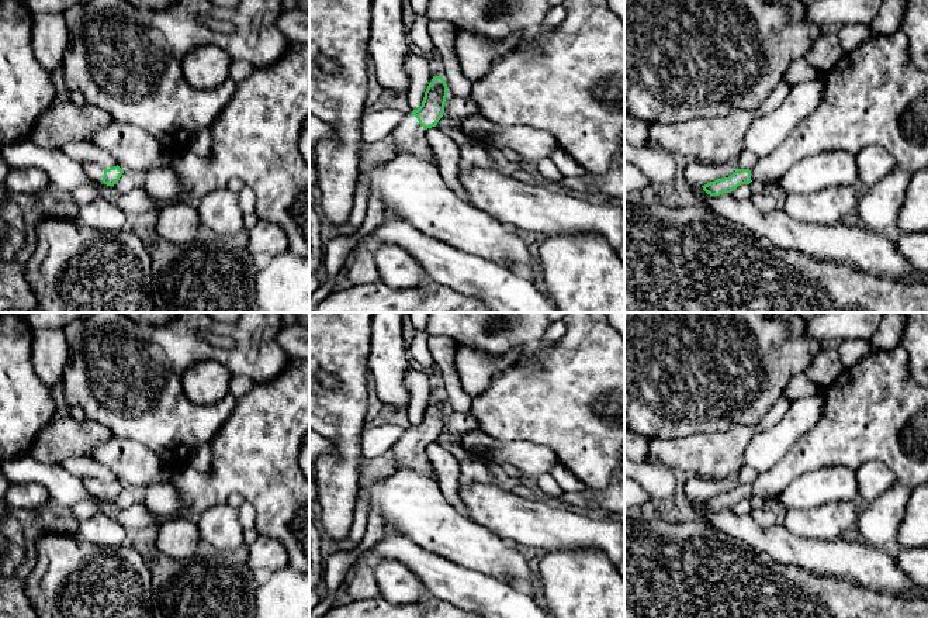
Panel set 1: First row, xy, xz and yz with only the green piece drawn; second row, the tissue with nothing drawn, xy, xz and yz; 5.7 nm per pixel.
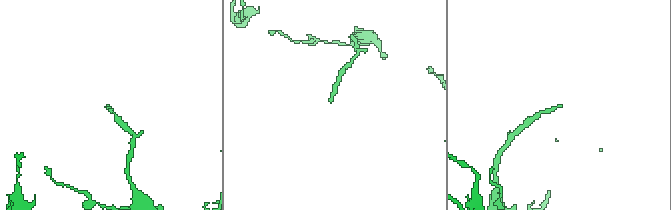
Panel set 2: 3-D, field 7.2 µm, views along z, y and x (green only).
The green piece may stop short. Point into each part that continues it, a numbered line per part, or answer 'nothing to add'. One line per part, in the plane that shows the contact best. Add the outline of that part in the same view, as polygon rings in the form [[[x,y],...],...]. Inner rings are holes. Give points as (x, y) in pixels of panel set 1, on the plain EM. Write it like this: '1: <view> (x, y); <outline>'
1: xz (408, 453); [[[408,429],[384,455],[370,460],[360,458],[359,476],[380,483],[399,470],[412,470],[416,474],[436,480],[425,449],[426,445],[419,439],[418,434]]]

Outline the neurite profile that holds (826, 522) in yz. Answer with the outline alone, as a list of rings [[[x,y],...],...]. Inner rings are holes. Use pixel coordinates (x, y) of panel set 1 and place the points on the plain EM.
[[[837,501],[811,510],[786,511],[783,526],[800,536],[820,541],[834,541],[858,521],[861,503]]]

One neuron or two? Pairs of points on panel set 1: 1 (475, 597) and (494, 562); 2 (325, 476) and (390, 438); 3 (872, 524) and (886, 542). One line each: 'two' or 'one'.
1: two
2: two
3: one

